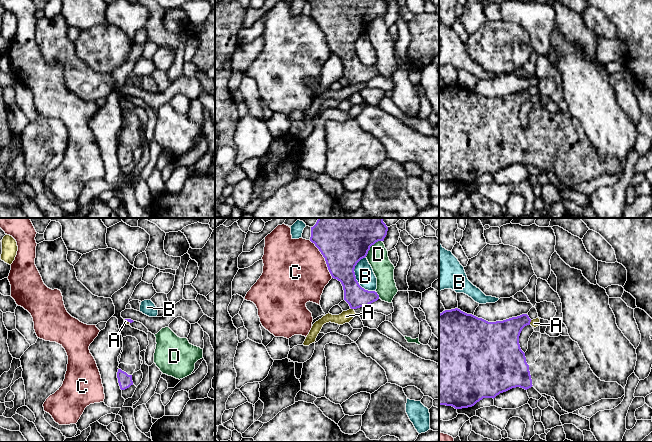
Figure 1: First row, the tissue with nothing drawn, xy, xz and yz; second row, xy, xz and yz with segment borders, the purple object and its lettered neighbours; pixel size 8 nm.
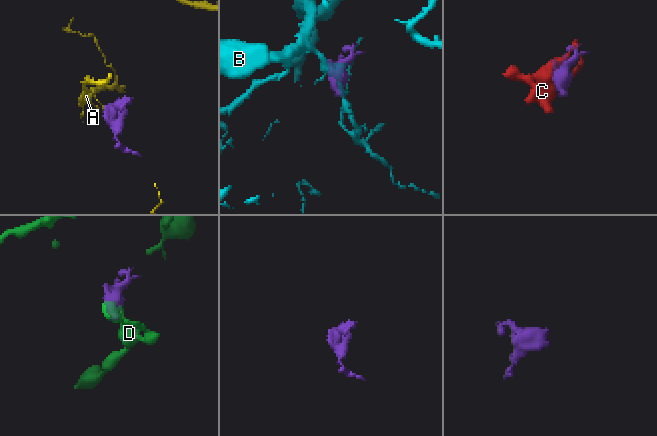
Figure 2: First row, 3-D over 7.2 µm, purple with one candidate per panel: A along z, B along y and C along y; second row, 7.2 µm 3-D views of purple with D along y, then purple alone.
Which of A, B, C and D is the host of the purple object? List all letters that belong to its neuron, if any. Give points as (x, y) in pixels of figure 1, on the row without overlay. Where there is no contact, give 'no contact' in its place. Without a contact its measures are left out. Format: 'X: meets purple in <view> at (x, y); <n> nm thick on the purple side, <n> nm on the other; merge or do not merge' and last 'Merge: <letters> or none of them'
A: meets purple in yz at (530, 97); 260 nm thick on the purple side, 70 nm on the other; do not merge
B: meets purple in xz at (355, 55); 300 nm thick on the purple side, 150 nm on the other; do not merge
C: meets purple in xz at (324, 33); 360 nm thick on the purple side, 480 nm on the other; do not merge
D: meets purple in xz at (371, 21); 360 nm thick on the purple side, 170 nm on the other; do not merge
Merge: none of them

